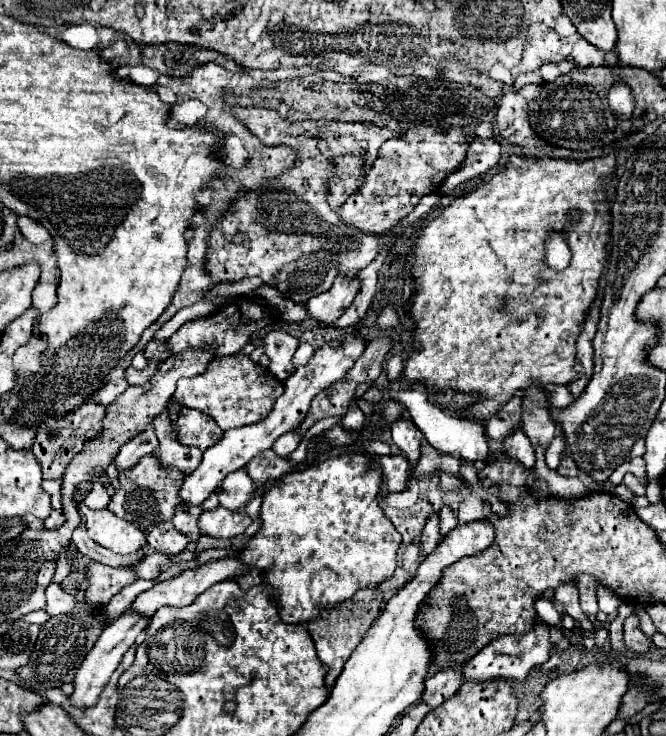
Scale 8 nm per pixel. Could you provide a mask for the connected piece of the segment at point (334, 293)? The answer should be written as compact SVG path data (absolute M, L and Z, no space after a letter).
M336 278L330 290L326 290L318 296L312 296L302 306L312 316L312 320L316 320L318 324L330 324L336 318L340 318L342 312L352 304L358 288L360 288L360 284L354 280Z

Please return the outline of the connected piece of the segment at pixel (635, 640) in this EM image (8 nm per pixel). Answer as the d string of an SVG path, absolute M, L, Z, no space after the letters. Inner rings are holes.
M634 614L624 620L624 642L630 652L648 652L650 650L650 640L638 628L638 616L634 616Z

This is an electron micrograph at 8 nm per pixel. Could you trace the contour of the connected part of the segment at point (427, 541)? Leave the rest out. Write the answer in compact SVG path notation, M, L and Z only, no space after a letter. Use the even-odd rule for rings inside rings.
M432 512L432 514L428 516L428 520L426 520L424 530L422 530L420 544L422 544L422 548L424 548L426 552L432 552L432 550L436 548L438 540L440 540L440 516L438 516L438 512Z

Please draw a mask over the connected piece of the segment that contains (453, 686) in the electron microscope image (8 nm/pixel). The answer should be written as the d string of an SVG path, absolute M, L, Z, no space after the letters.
M446 670L430 676L426 680L426 688L422 692L422 702L430 708L440 706L462 686L462 676L458 670Z

